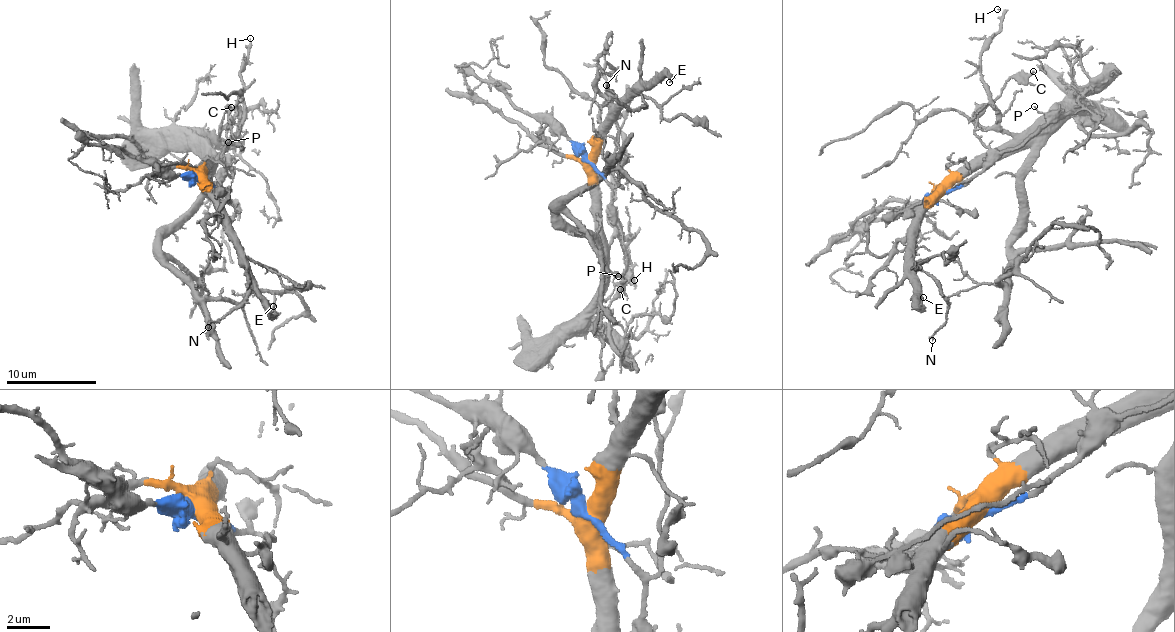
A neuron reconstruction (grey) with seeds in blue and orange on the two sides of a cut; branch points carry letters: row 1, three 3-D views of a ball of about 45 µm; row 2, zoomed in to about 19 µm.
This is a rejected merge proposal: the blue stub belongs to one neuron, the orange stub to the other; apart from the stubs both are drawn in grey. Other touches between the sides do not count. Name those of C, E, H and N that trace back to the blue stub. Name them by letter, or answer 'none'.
C

